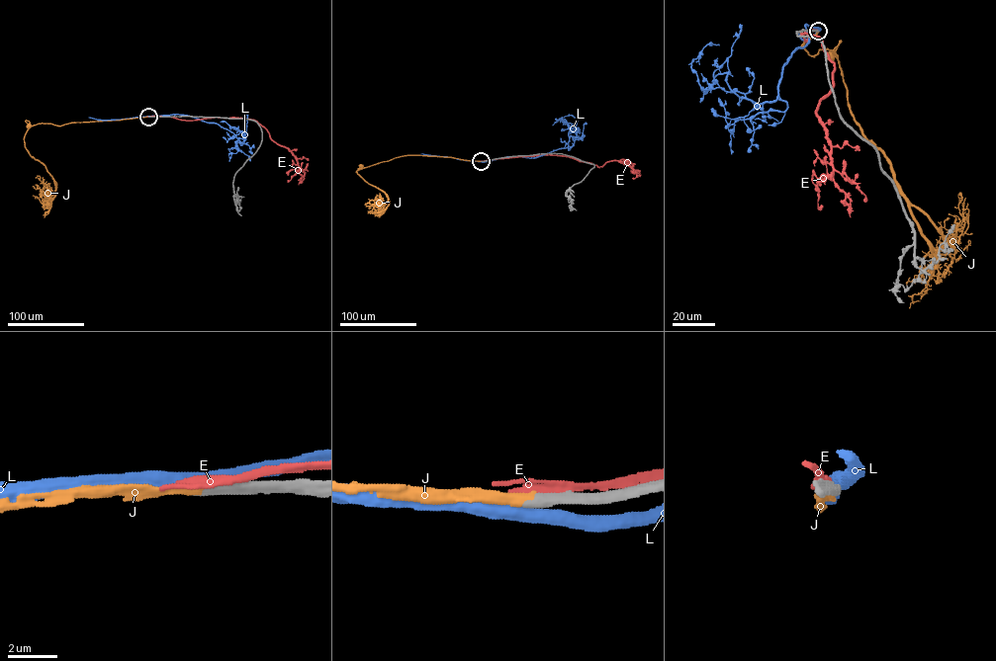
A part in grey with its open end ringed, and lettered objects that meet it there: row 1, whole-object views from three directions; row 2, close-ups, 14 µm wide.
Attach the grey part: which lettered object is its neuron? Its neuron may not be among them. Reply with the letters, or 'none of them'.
J

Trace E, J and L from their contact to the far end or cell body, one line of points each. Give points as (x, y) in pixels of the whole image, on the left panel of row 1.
E: (149, 117), (191, 121), (216, 117), (255, 120), (296, 159), (301, 169), (292, 169), (288, 175)
J: (148, 117), (60, 125), (39, 123), (30, 126), (26, 120), (30, 123), (29, 125)
L: (148, 117), (188, 115), (217, 123), (243, 142), (244, 137), (239, 130), (220, 122)

